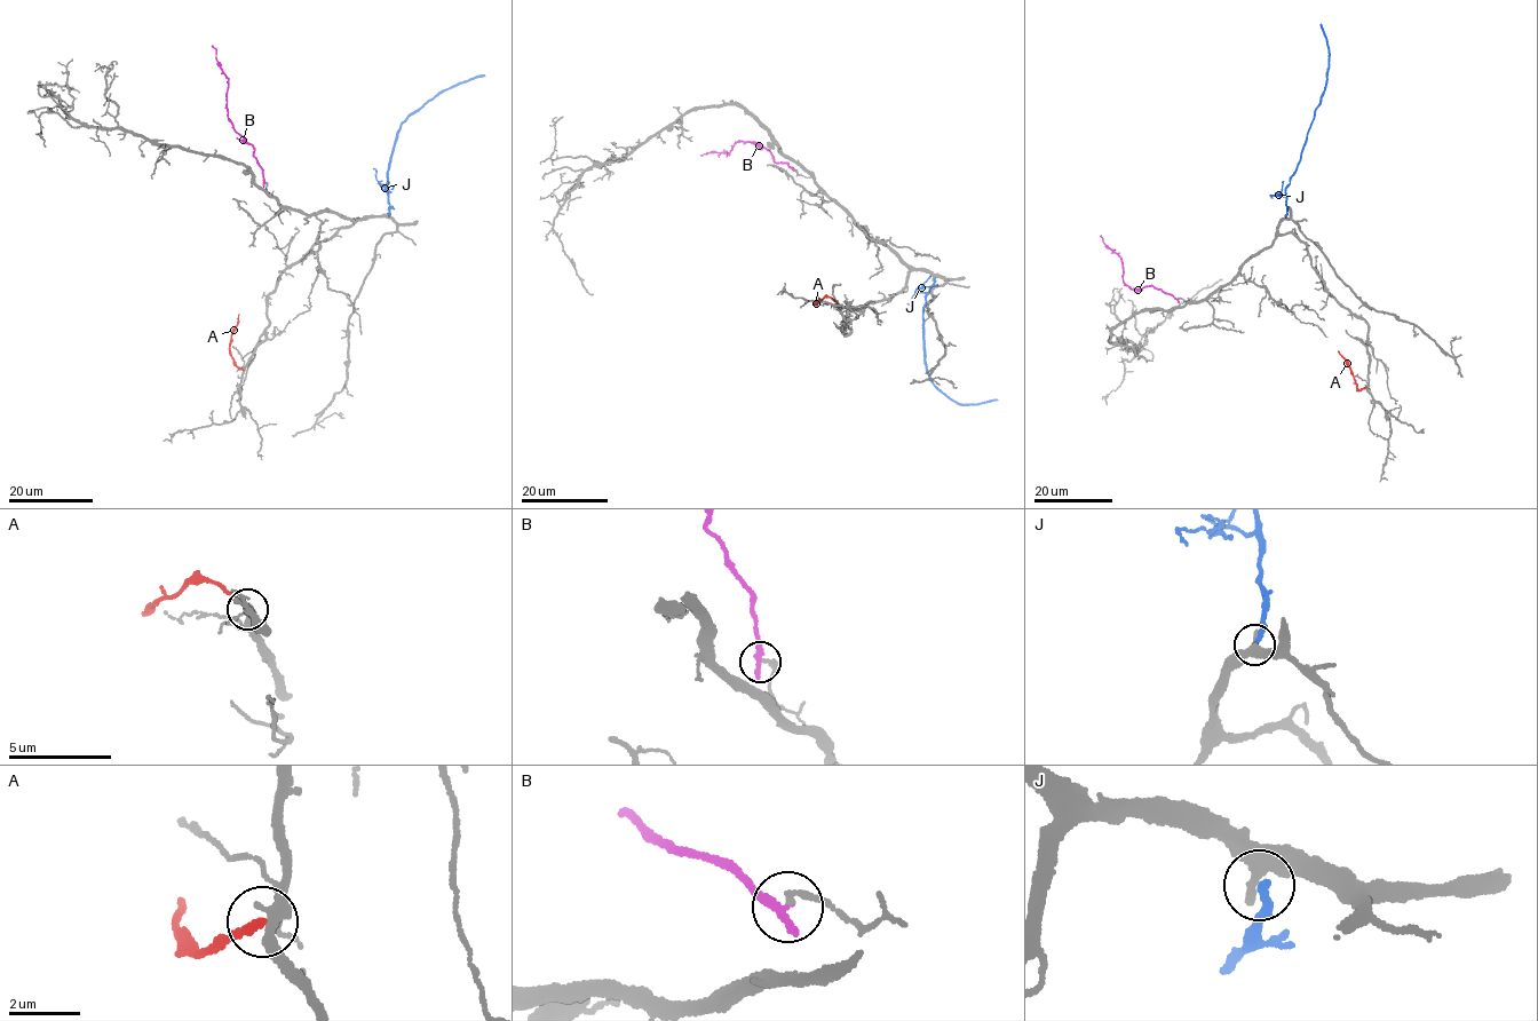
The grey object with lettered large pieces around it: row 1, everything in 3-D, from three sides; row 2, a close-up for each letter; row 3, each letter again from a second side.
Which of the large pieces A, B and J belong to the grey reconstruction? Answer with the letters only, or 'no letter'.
no letter

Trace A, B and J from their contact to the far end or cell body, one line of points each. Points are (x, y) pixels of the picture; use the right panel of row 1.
A: (1366, 387), (1358, 389), (1350, 367), (1338, 350)
B: (1178, 299), (1148, 285), (1139, 290), (1123, 283), (1120, 258), (1104, 244), (1101, 235)
J: (1285, 216), (1285, 187), (1300, 159), (1325, 88), (1330, 54), (1321, 24)

